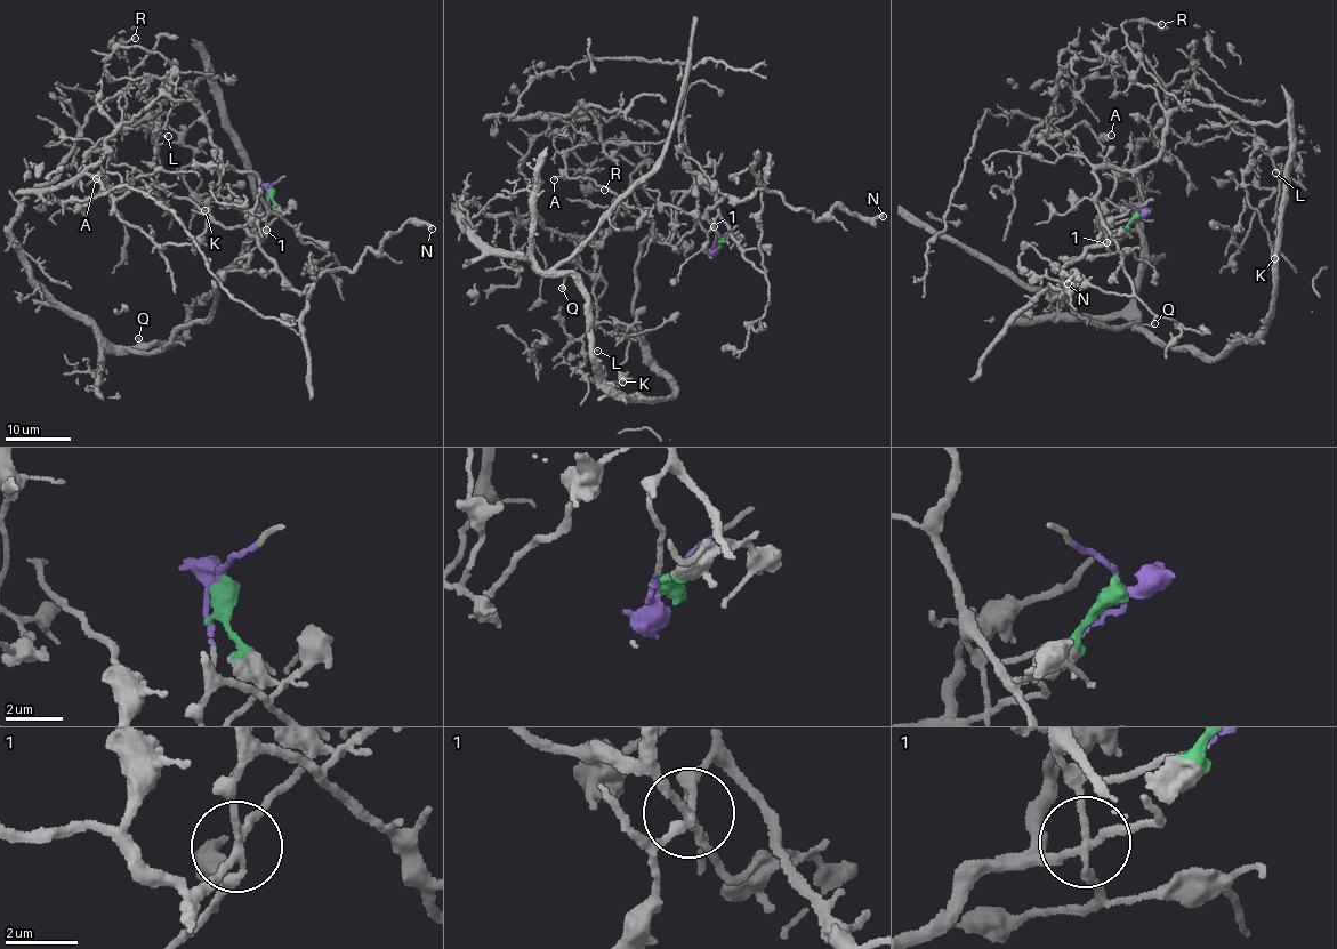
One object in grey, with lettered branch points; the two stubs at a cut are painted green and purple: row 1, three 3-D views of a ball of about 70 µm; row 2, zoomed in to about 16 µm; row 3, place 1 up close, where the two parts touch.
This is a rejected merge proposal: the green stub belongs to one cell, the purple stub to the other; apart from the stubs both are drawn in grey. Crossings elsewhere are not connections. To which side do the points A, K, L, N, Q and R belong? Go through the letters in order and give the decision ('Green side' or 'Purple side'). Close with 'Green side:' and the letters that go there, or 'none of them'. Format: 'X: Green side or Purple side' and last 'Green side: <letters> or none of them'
A: Green side
K: Purple side
L: Purple side
N: Green side
Q: Purple side
R: Purple side
Green side: A, N

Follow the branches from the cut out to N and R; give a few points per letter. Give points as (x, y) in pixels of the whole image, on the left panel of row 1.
N: (270, 190), (279, 214), (259, 246), (301, 292), (327, 272), (352, 271), (407, 223), (432, 228)
R: (270, 190), (265, 218), (257, 176), (222, 168), (199, 103), (168, 91), (171, 61), (118, 45), (134, 38)

